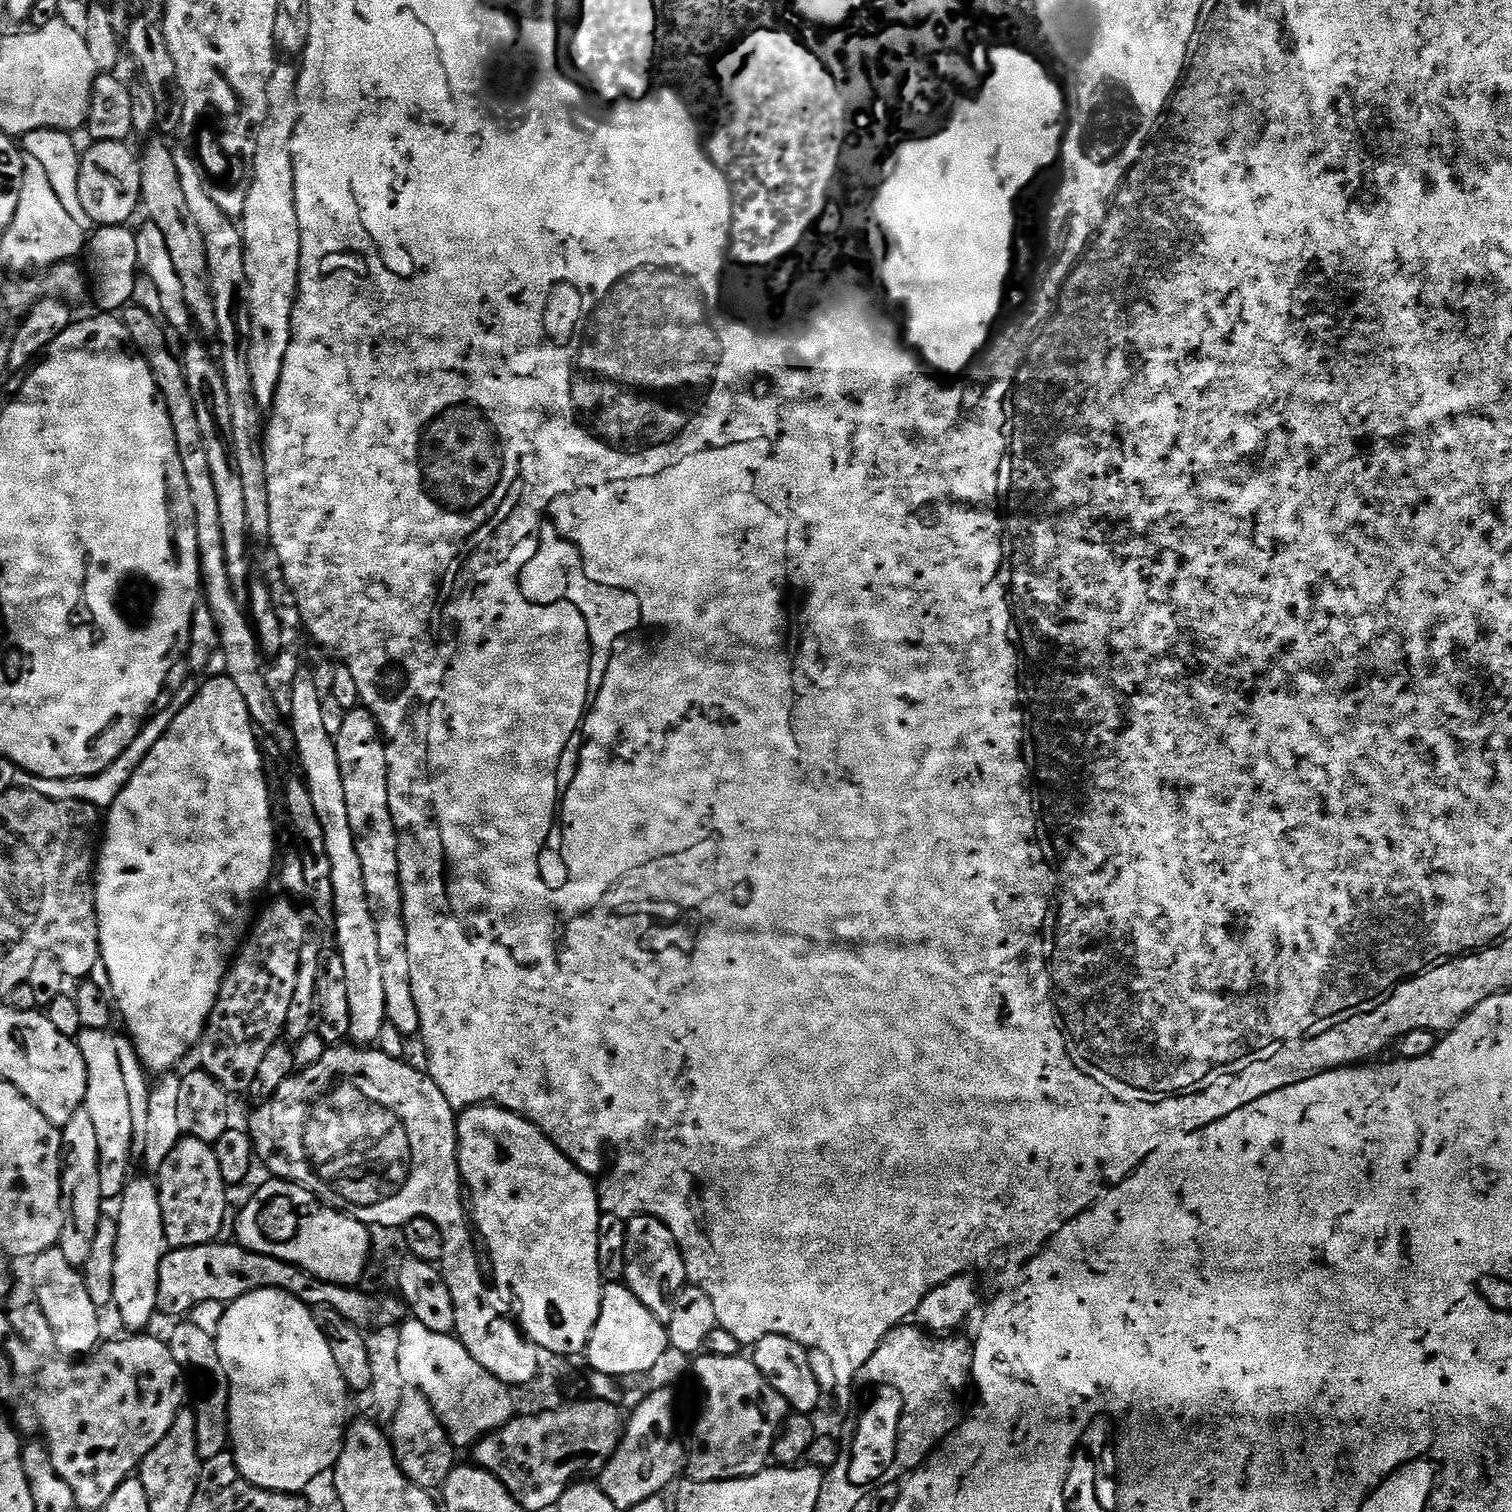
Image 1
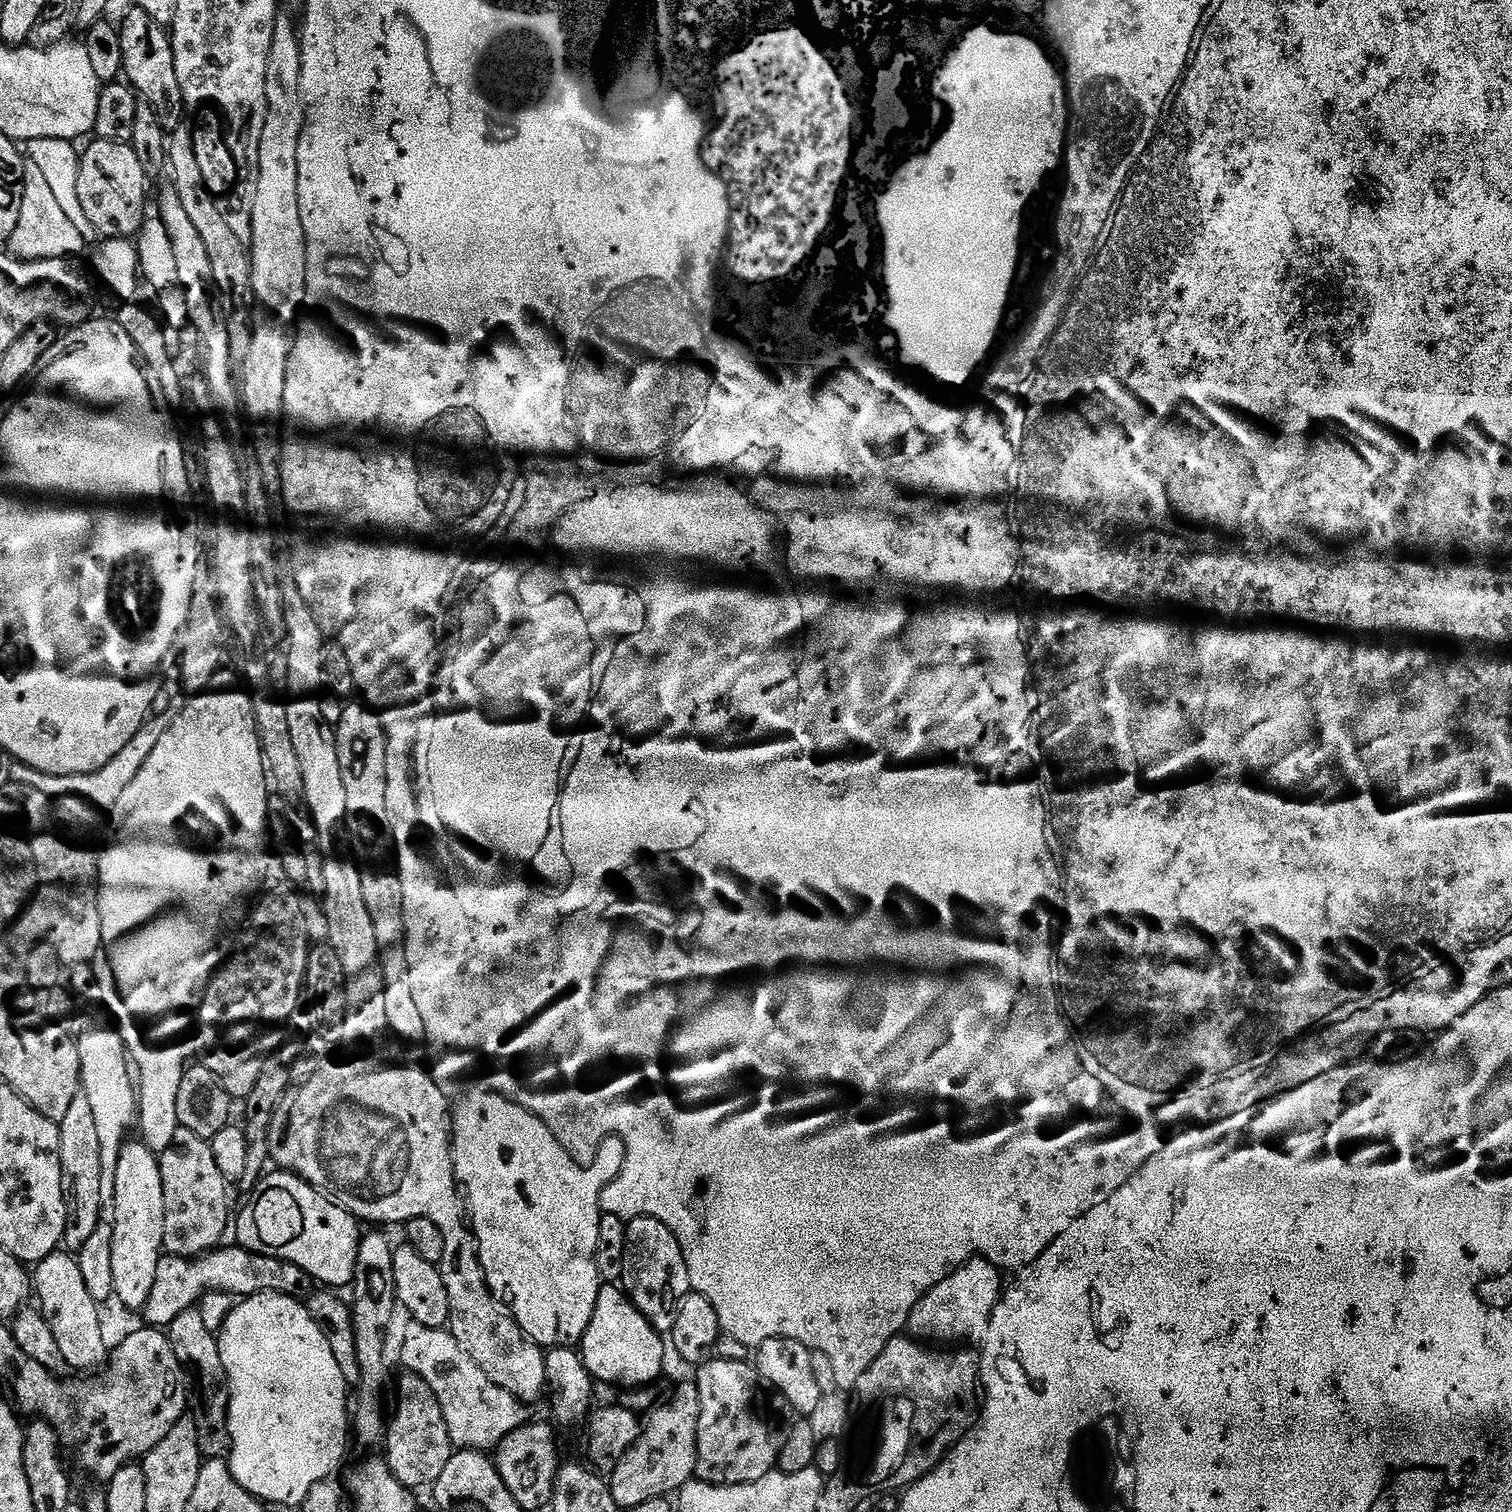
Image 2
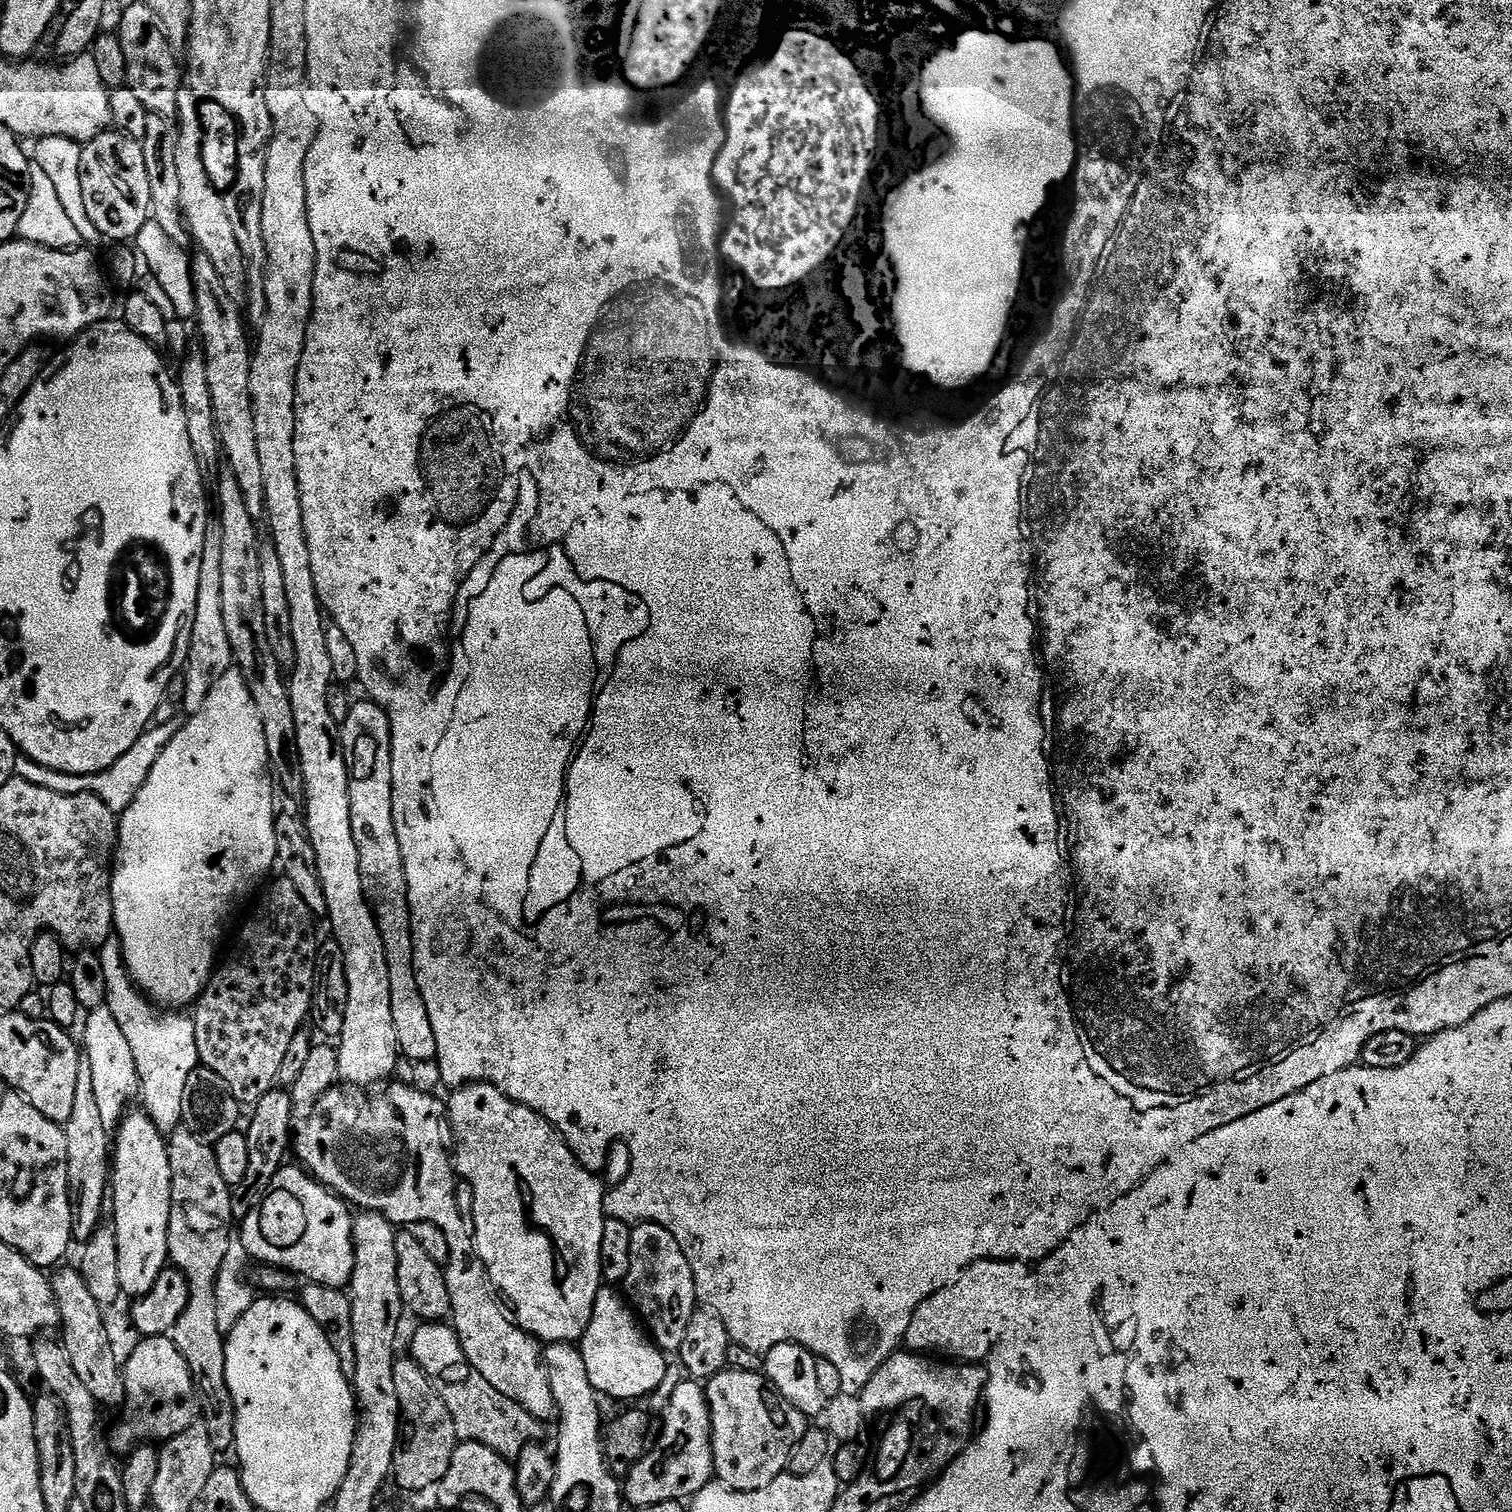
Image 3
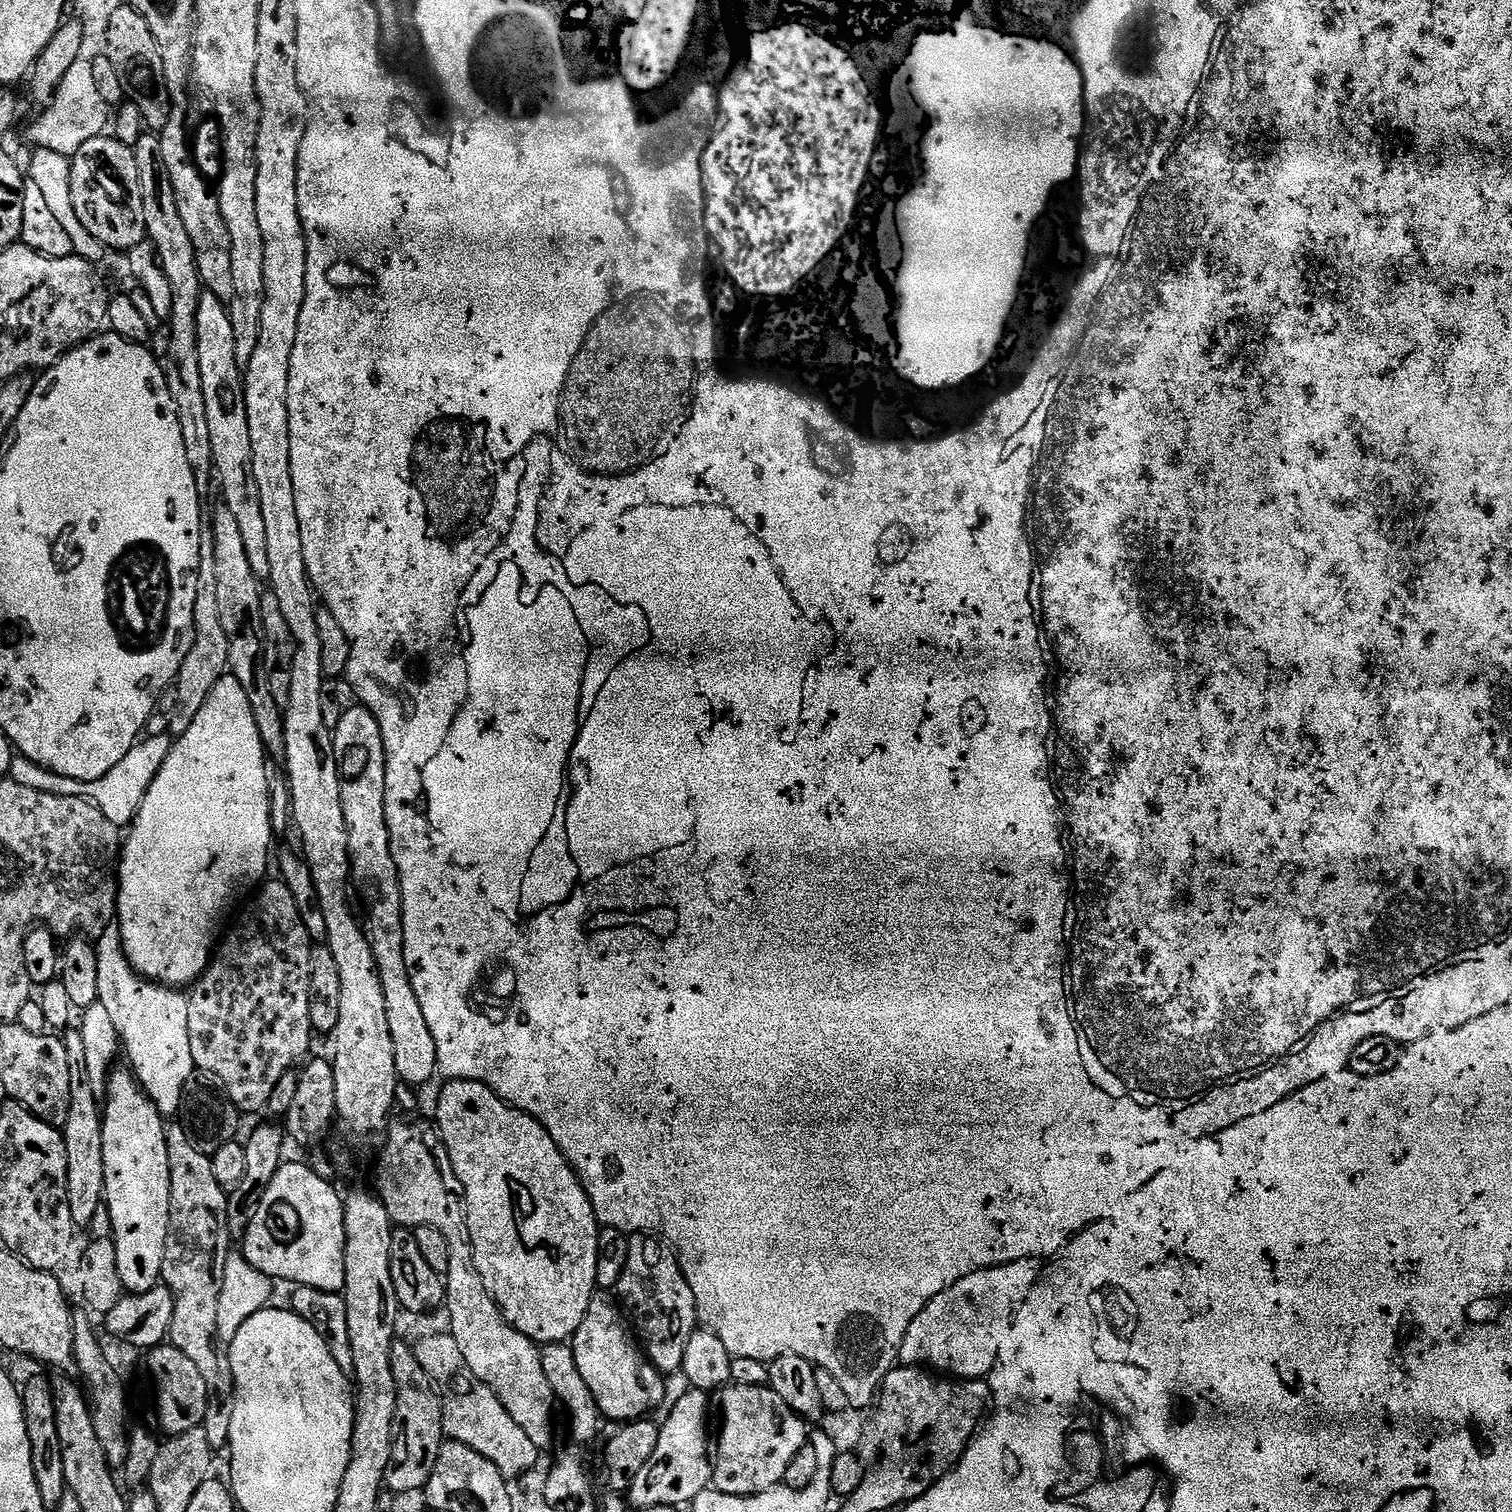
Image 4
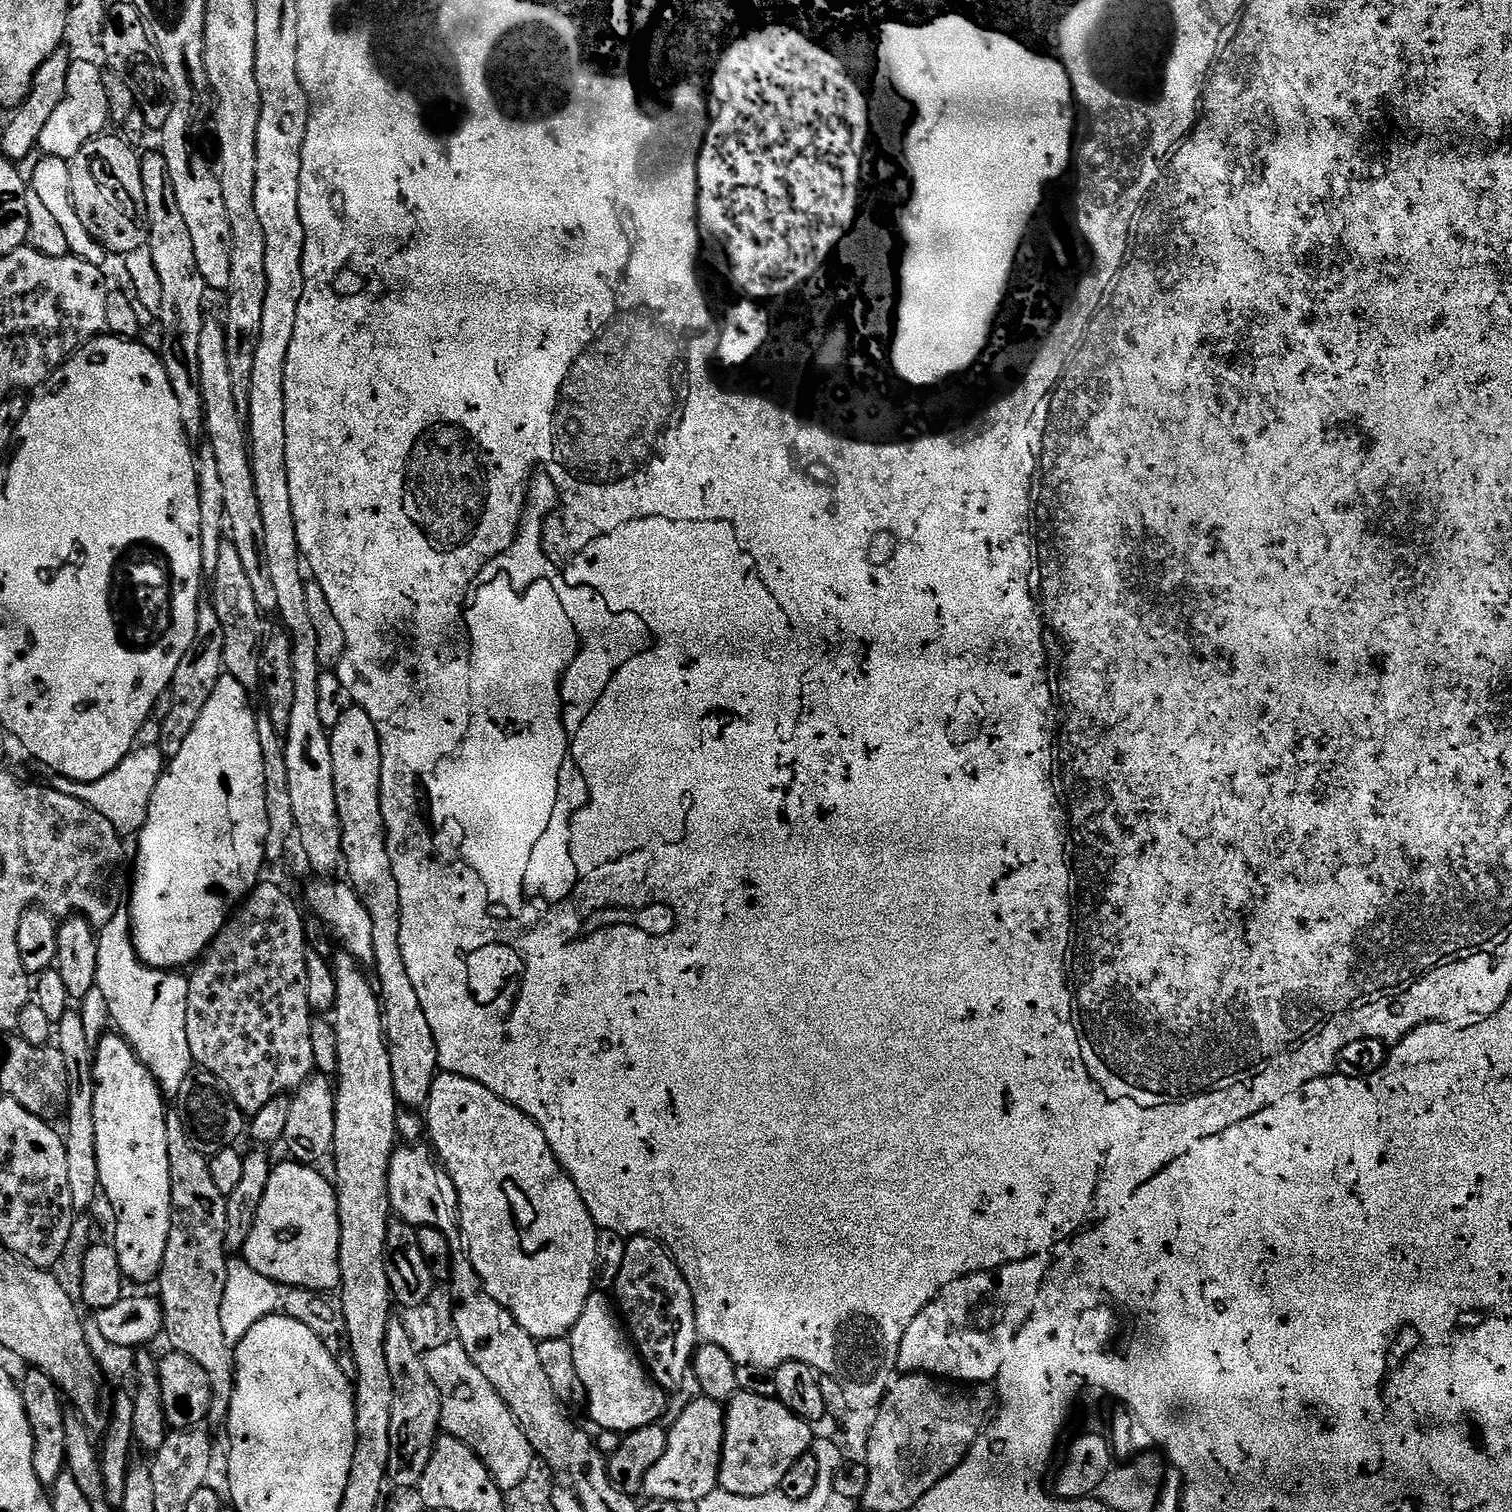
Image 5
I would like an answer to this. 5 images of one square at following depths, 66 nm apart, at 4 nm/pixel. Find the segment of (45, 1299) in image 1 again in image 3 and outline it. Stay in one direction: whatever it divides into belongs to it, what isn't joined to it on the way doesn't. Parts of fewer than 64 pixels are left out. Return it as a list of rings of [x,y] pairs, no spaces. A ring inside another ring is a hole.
[[[75,1267],[63,1268],[59,1269],[61,1272],[57,1276],[51,1277],[52,1292],[56,1295],[56,1305],[60,1311],[60,1324],[64,1328],[62,1345],[68,1352],[69,1362],[73,1364],[78,1378],[90,1390],[97,1403],[105,1409],[119,1409],[124,1402],[124,1373],[114,1358],[114,1349],[103,1328],[102,1306],[94,1294],[90,1294],[86,1282]]]

